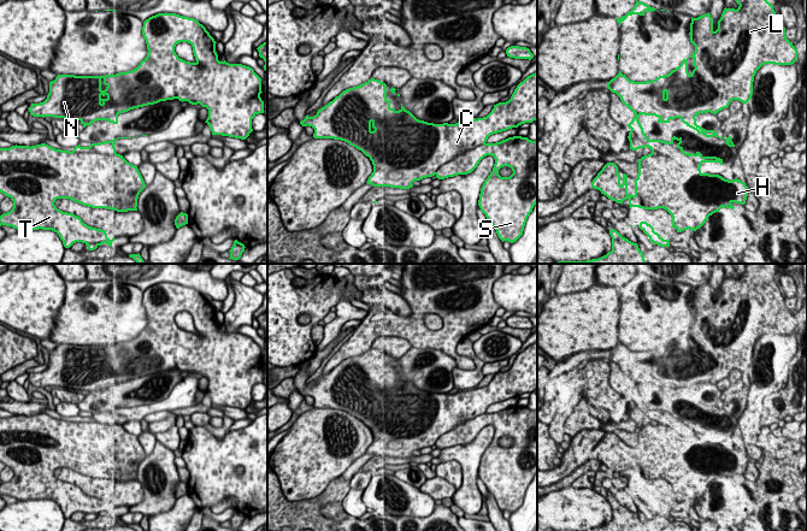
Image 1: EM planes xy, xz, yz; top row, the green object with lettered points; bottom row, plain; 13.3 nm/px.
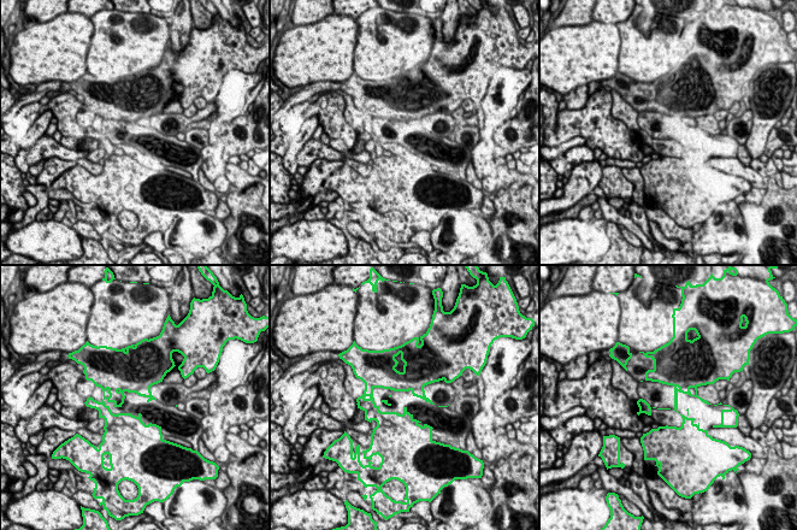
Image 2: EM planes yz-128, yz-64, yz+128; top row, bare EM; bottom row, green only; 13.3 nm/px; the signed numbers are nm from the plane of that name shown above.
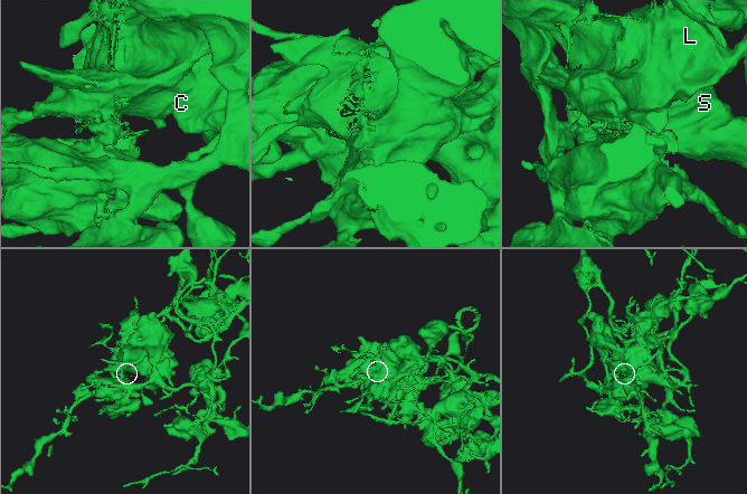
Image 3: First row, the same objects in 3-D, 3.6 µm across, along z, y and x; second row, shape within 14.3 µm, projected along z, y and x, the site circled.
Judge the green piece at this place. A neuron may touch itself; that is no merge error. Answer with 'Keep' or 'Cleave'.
Keep

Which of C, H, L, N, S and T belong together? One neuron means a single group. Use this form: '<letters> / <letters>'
C H L N S T

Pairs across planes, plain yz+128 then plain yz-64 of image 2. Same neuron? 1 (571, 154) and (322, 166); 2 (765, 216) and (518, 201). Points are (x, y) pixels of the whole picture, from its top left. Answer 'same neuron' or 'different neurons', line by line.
1: different neurons
2: same neuron

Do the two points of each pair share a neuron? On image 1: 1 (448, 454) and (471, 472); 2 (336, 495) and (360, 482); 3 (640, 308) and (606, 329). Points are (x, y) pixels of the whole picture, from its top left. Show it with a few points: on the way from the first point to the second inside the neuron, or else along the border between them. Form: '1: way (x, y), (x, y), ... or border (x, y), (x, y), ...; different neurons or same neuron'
1: way (454, 454), (469, 466); same neuron
2: border (348, 482), (351, 488); different neurons
3: border (620, 296), (620, 317), (618, 323); different neurons

